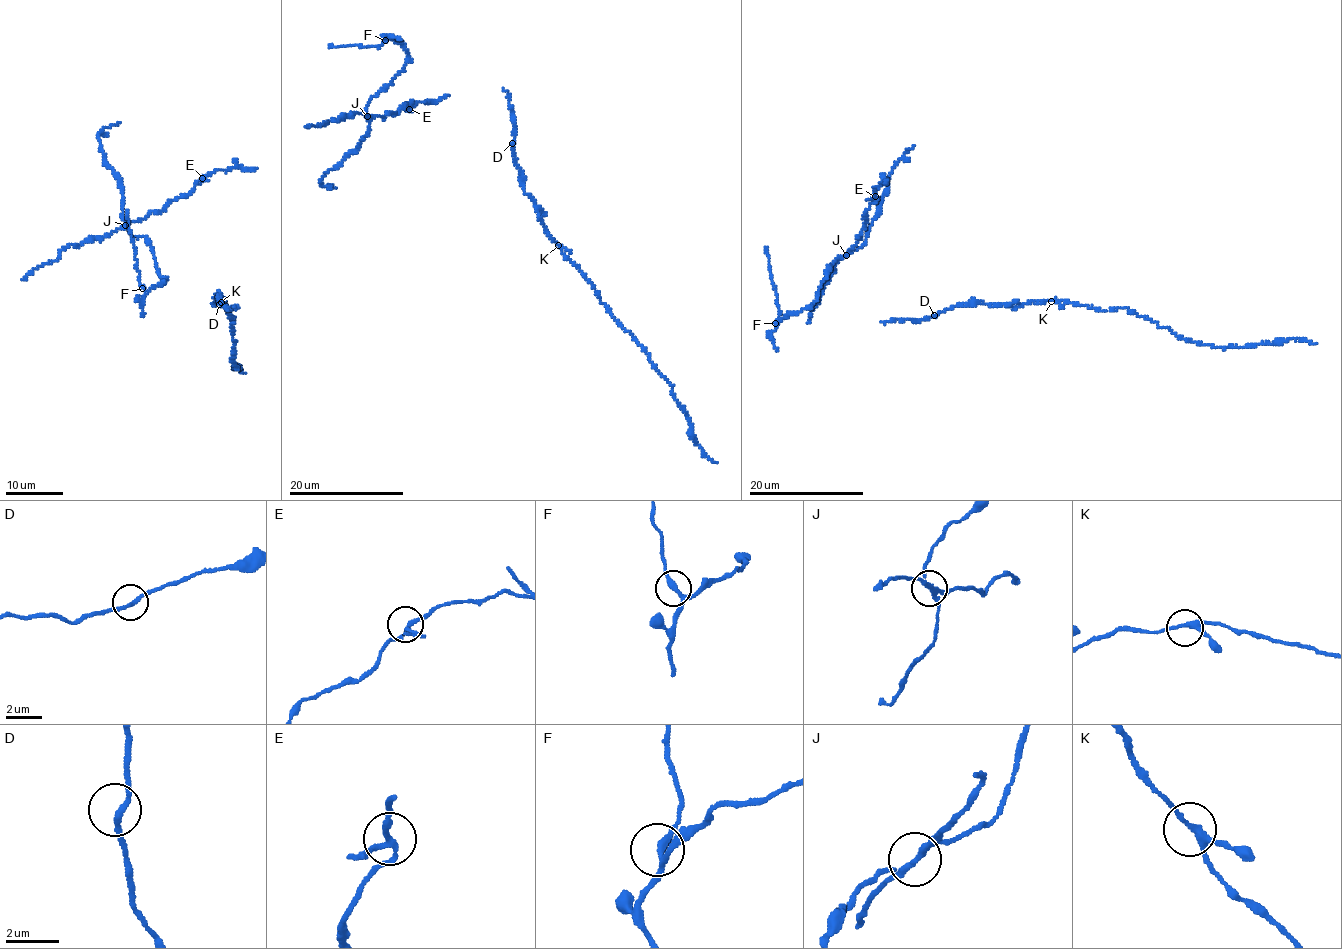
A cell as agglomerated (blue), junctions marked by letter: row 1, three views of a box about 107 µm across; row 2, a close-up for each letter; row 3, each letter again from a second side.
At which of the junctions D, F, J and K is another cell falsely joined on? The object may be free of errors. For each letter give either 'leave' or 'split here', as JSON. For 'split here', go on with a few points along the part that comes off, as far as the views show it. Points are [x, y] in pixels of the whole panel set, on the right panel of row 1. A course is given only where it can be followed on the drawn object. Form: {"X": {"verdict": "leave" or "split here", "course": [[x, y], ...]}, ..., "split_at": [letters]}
{"D": {"verdict": "leave"}, "F": {"verdict": "leave"}, "J": {"verdict": "split here", "course": [[846, 255], [860, 238], [866, 223], [865, 211], [876, 199], [875, 188], [888, 179]]}, "K": {"verdict": "leave"}, "split_at": ["J"]}

